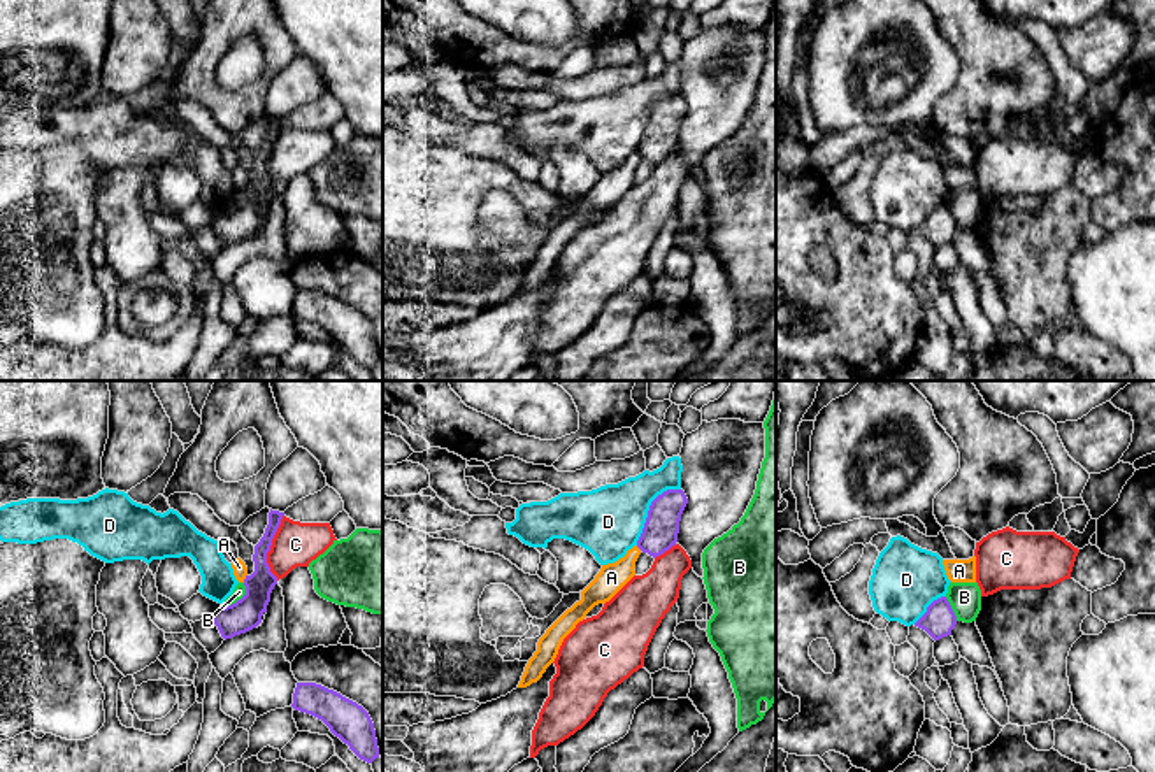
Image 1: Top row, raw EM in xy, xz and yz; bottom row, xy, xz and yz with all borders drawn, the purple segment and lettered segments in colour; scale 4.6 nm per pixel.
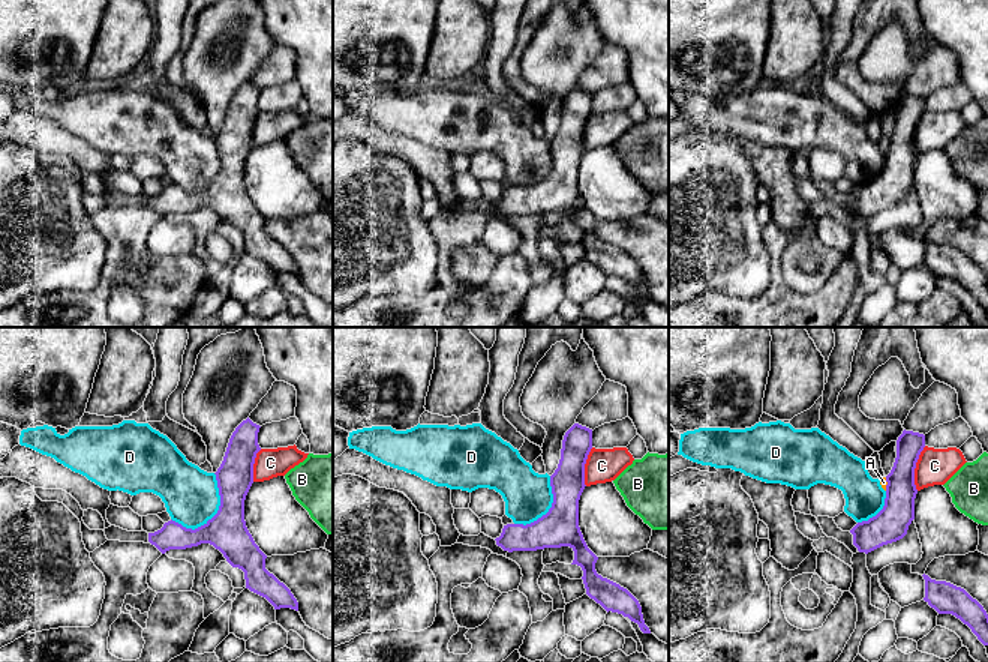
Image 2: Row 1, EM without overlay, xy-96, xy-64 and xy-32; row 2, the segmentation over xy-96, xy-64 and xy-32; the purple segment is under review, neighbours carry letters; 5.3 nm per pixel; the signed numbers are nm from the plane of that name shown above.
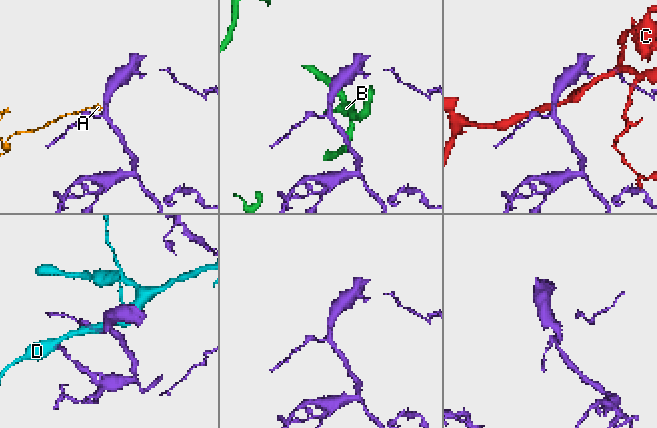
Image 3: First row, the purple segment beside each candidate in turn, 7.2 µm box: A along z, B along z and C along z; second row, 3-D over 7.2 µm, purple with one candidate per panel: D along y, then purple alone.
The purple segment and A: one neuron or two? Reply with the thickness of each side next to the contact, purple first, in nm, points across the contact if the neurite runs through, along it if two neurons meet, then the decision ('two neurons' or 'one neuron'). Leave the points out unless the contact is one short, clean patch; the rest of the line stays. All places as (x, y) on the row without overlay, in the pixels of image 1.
150 nm thick on the purple side, 70 nm on the other; border along xy (246, 181), (243, 188); two neurons

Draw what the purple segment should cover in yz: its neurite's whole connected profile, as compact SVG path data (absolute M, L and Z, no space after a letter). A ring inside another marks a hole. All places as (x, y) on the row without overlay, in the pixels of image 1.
M946 204L934 207L927 219L915 230L915 233L925 237L934 247L951 242L957 232L957 223Z

